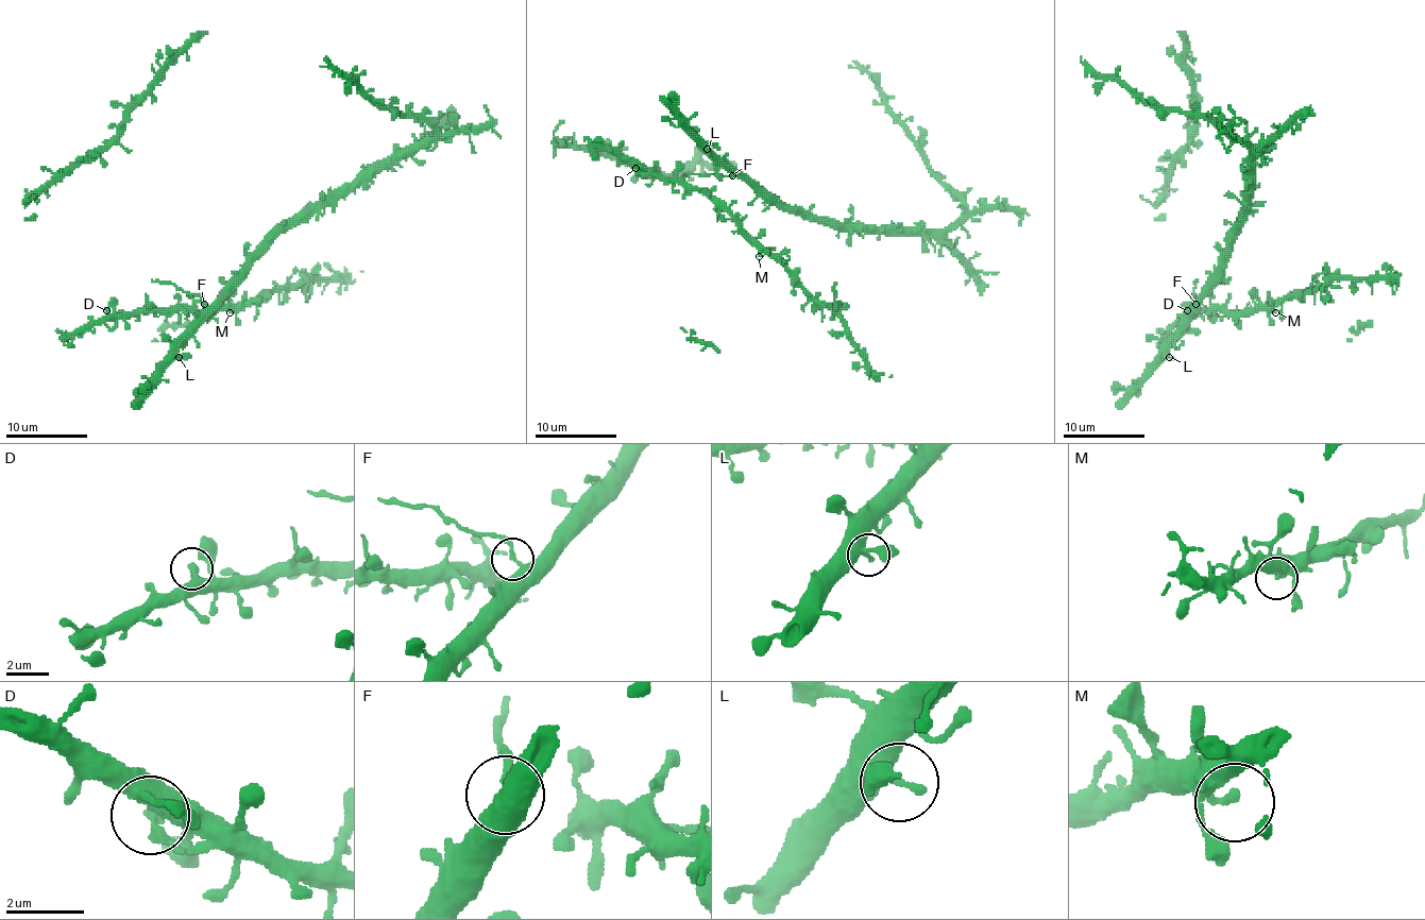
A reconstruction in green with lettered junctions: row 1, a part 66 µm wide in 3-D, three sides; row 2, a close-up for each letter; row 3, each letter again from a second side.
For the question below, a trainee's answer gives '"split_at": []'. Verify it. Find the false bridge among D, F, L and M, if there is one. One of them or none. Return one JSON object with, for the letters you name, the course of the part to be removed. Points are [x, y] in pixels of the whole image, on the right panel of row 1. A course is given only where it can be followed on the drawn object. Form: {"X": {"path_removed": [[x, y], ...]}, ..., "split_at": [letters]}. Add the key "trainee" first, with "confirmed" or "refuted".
{"trainee": "refuted", "F": {"path_removed": [[1196, 304], [1193, 282], [1198, 279]]}, "split_at": ["F"]}

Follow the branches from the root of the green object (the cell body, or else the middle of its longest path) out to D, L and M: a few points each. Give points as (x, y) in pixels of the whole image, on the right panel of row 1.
D: (1196, 304), (1196, 288), (1208, 293), (1210, 306), (1200, 314), (1187, 314), (1187, 310)
L: (1196, 304), (1191, 321), (1167, 350), (1169, 357)
M: (1196, 304), (1196, 288), (1208, 293), (1211, 306), (1224, 306), (1231, 312), (1275, 312)

